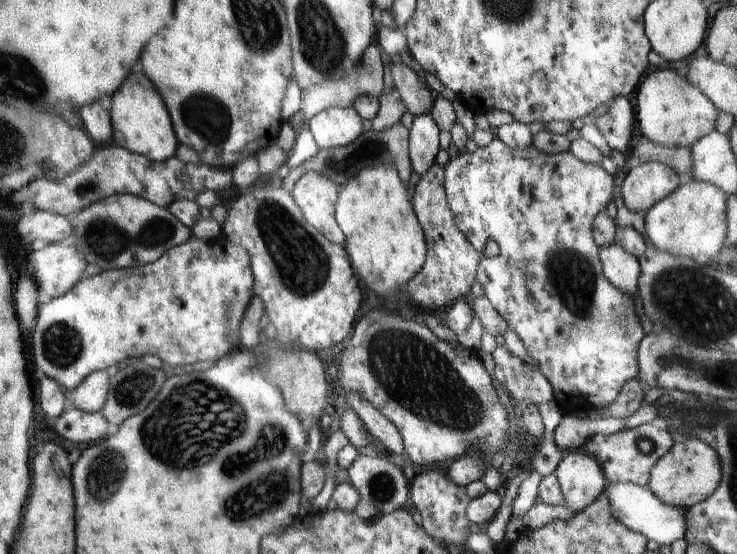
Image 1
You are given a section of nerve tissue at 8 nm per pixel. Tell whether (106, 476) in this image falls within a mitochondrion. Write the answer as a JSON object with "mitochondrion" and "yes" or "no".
{"mitochondrion":"yes"}

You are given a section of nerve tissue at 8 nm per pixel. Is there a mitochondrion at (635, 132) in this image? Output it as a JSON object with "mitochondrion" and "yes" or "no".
{"mitochondrion":"no"}

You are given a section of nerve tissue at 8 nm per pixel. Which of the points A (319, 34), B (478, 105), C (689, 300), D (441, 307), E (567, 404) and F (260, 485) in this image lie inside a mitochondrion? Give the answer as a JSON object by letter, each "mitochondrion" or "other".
{"A":"mitochondrion","B":"other","C":"mitochondrion","D":"other","E":"other","F":"mitochondrion"}

